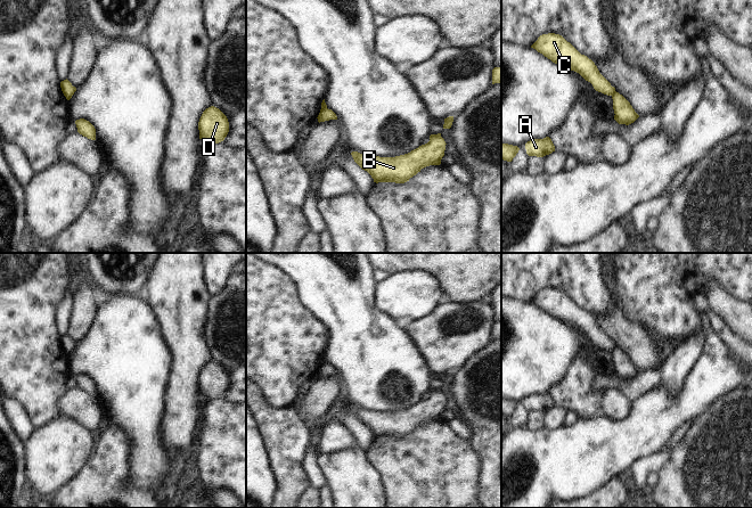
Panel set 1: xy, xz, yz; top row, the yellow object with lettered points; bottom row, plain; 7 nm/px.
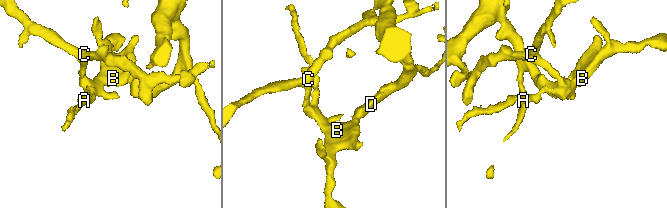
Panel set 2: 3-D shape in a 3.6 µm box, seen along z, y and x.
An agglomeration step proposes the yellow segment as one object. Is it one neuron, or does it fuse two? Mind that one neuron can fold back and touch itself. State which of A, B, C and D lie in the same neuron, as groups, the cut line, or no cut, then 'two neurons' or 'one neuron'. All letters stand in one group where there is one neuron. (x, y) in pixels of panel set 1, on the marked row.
groups A B D / C; cut yz (615, 91), (612, 96); two neurons

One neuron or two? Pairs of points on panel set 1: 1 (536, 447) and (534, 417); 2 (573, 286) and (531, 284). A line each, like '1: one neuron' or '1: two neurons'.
1: two neurons
2: one neuron

